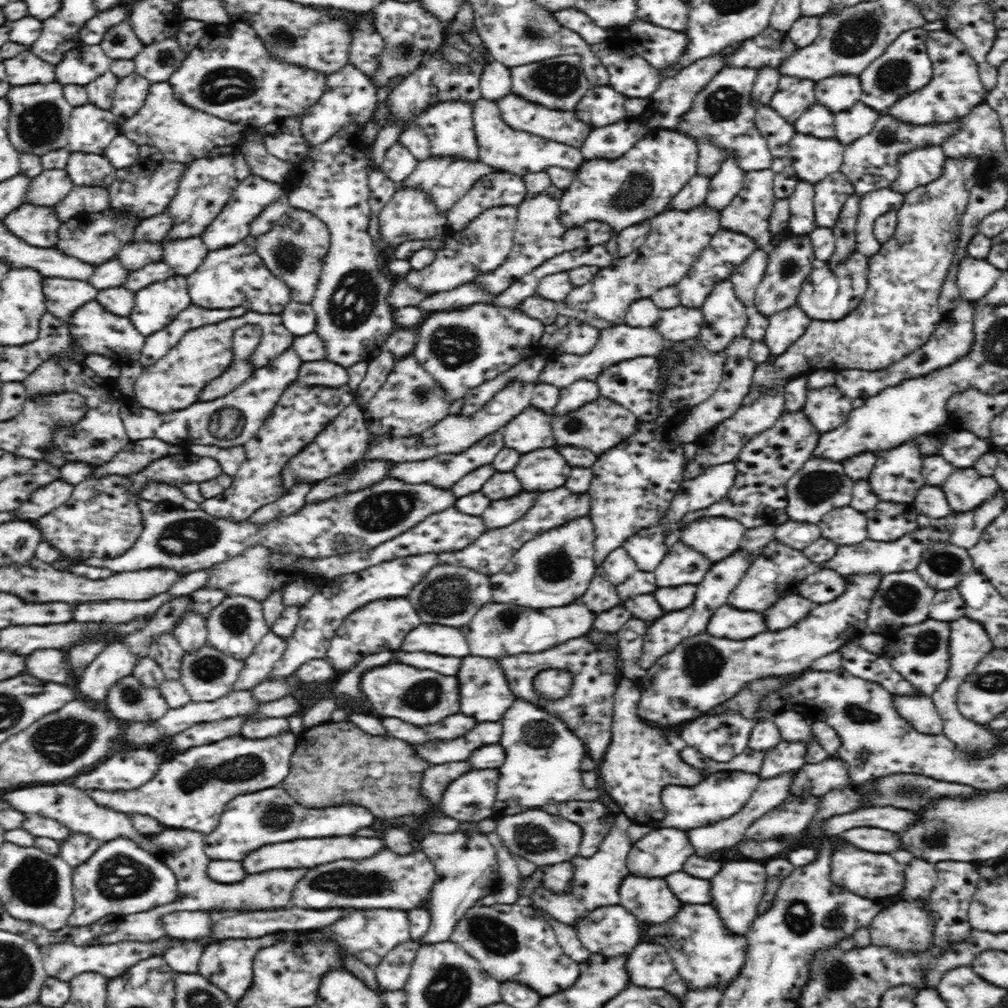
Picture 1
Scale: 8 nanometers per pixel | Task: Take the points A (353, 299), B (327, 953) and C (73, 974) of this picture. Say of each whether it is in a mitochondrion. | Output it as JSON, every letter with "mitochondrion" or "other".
{"A":"mitochondrion","B":"mitochondrion","C":"other"}

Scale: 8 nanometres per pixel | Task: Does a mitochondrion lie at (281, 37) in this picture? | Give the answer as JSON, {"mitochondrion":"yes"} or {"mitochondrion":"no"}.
{"mitochondrion":"yes"}

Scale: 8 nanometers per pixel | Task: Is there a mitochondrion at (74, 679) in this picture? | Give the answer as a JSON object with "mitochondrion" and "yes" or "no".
{"mitochondrion":"no"}

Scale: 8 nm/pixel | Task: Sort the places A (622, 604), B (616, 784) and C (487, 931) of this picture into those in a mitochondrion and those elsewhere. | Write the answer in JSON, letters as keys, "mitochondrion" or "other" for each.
{"A":"other","B":"other","C":"mitochondrion"}

